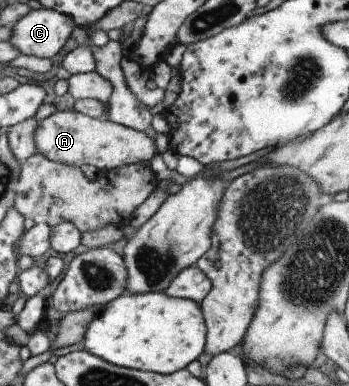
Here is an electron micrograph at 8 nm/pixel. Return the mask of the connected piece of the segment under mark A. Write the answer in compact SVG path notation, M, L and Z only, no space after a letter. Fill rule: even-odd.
M75 110L56 111L43 118L35 128L33 141L35 152L49 161L77 167L85 163L101 172L136 163L148 164L156 154L154 143L145 132L107 121L106 118L93 119Z

